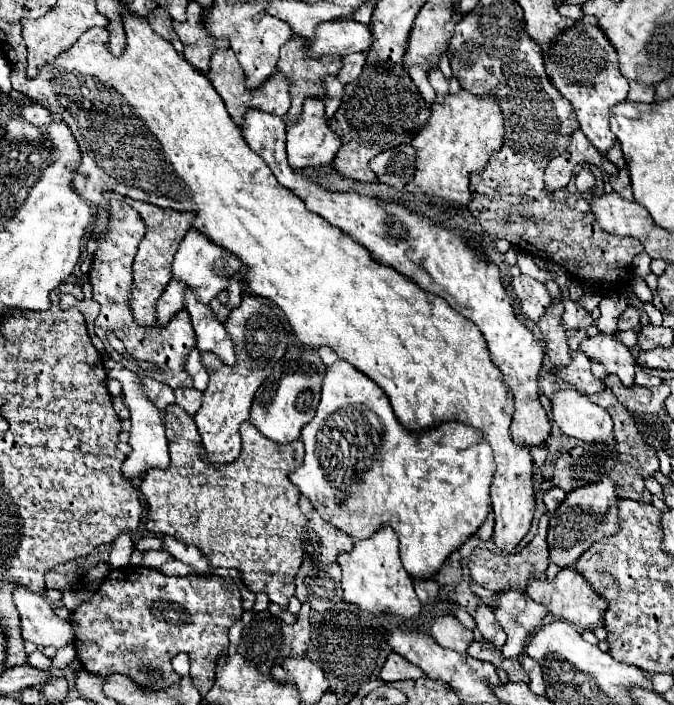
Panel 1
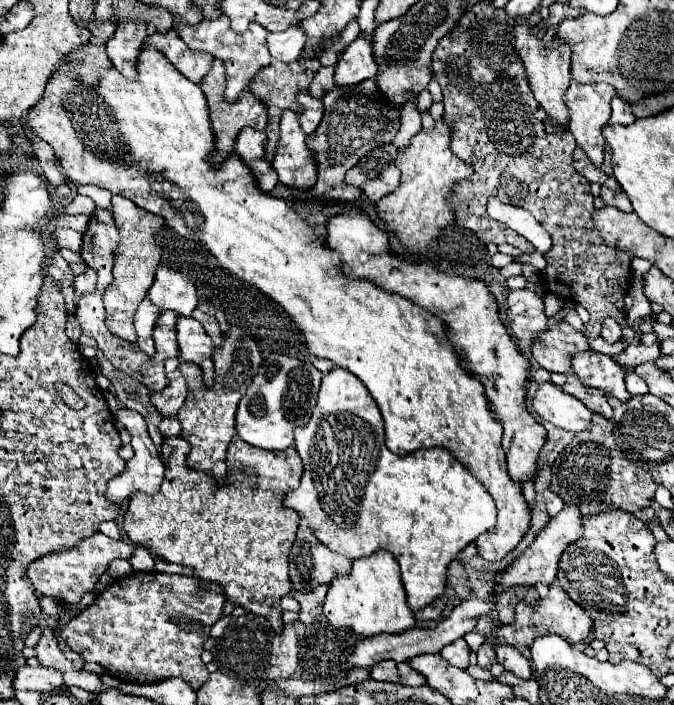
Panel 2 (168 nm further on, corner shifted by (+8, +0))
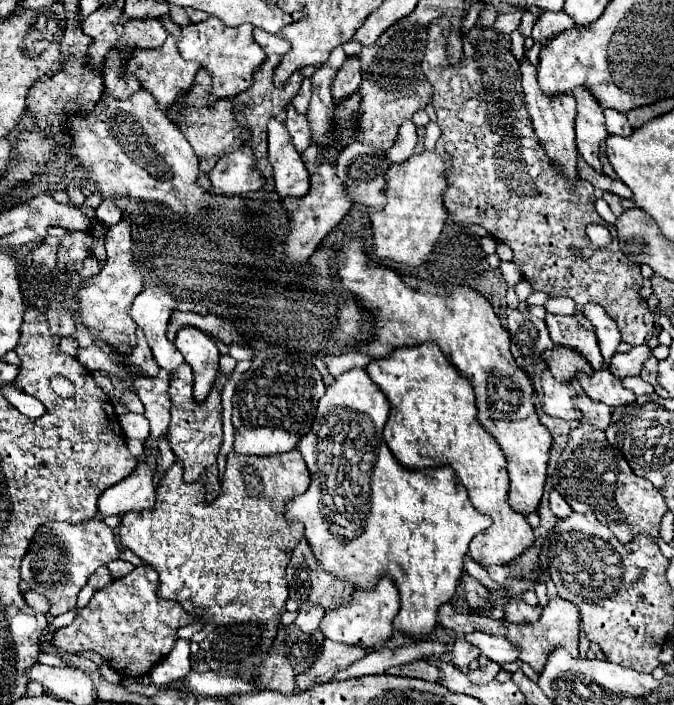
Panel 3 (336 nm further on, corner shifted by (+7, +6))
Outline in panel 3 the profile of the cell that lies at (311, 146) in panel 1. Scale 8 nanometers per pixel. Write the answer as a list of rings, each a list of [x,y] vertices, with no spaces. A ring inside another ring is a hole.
[[[271,120],[267,126],[269,134],[269,160],[273,166],[275,190],[287,196],[303,196],[309,192],[309,172],[287,134],[287,126],[279,120]]]

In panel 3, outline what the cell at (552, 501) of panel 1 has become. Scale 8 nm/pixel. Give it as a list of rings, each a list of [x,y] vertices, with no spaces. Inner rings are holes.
[[[551,490],[549,502],[551,502],[551,510],[553,510],[553,514],[555,514],[557,518],[565,518],[565,516],[569,516],[569,514],[573,512],[571,506],[563,500],[563,496],[561,496],[557,490]]]

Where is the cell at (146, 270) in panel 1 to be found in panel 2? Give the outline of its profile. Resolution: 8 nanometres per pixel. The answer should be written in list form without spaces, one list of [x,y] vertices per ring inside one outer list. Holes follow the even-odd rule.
[[[112,196],[112,212],[116,226],[120,230],[120,244],[114,250],[114,270],[112,270],[112,284],[104,292],[104,308],[106,308],[106,326],[108,330],[126,340],[126,342],[136,342],[134,334],[134,314],[142,298],[148,294],[150,282],[154,280],[154,274],[160,264],[160,244],[156,244],[154,236],[160,232],[164,220],[160,216],[154,216],[138,206],[134,206],[130,200],[122,196]]]

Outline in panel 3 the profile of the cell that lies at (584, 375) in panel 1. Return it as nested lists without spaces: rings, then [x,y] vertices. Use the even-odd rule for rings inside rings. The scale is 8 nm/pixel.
[[[585,392],[577,394],[575,398],[579,398],[579,410],[583,412],[583,416],[599,430],[605,430],[607,424],[611,422],[611,408],[603,402],[595,402],[591,400]]]

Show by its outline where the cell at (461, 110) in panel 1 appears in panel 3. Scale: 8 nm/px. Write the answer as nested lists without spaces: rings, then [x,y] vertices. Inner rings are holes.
[[[423,150],[421,154],[413,154],[401,164],[389,166],[385,190],[387,206],[377,211],[368,209],[375,240],[375,254],[379,258],[391,258],[407,266],[419,266],[429,258],[447,218],[443,192],[447,188],[449,170],[451,156],[441,156],[435,150]]]

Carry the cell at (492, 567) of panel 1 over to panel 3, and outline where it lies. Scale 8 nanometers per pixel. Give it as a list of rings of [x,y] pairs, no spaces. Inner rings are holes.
[[[511,598],[505,604],[505,620],[513,622],[513,624],[527,624],[527,622],[535,622],[539,620],[543,608],[541,606],[529,606],[525,600],[521,598]]]

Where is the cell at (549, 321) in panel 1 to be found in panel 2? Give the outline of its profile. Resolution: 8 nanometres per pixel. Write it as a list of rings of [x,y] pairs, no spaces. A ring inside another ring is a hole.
[[[558,320],[554,328],[546,330],[532,344],[532,356],[542,368],[568,374],[572,370],[572,356],[578,352],[586,352],[588,348],[588,340],[582,332]]]

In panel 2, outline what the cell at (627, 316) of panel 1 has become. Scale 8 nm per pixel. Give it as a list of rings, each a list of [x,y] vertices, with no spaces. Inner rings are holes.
[[[606,318],[606,322],[602,322],[602,334],[600,334],[606,342],[614,344],[622,338],[622,328],[618,326],[618,322],[614,318]]]

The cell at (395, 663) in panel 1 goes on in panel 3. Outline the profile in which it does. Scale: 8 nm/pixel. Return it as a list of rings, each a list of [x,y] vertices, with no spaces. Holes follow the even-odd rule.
[[[417,660],[417,662],[407,662],[395,668],[389,668],[387,674],[393,676],[409,676],[409,678],[423,678],[423,680],[431,680],[431,682],[439,682],[441,680],[441,672],[435,664],[427,662],[427,660]]]

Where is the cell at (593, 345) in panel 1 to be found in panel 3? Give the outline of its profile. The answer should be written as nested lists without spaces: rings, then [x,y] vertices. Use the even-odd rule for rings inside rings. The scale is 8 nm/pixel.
[[[609,368],[593,370],[593,374],[579,372],[577,376],[583,392],[593,400],[605,402],[607,406],[621,406],[635,400],[635,394],[623,386],[623,382],[609,372]]]

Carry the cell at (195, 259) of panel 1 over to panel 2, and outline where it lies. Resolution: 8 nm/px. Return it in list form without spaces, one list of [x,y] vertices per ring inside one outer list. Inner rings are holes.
[[[158,268],[154,284],[148,290],[148,300],[162,312],[174,310],[182,316],[190,316],[196,308],[196,286],[182,272],[170,268]]]

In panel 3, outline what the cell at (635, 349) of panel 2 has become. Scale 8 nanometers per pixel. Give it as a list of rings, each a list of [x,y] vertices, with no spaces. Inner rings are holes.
[[[647,344],[643,346],[633,346],[631,352],[627,354],[615,354],[609,368],[615,376],[619,378],[627,378],[627,376],[637,376],[643,362],[651,356],[651,348]]]

